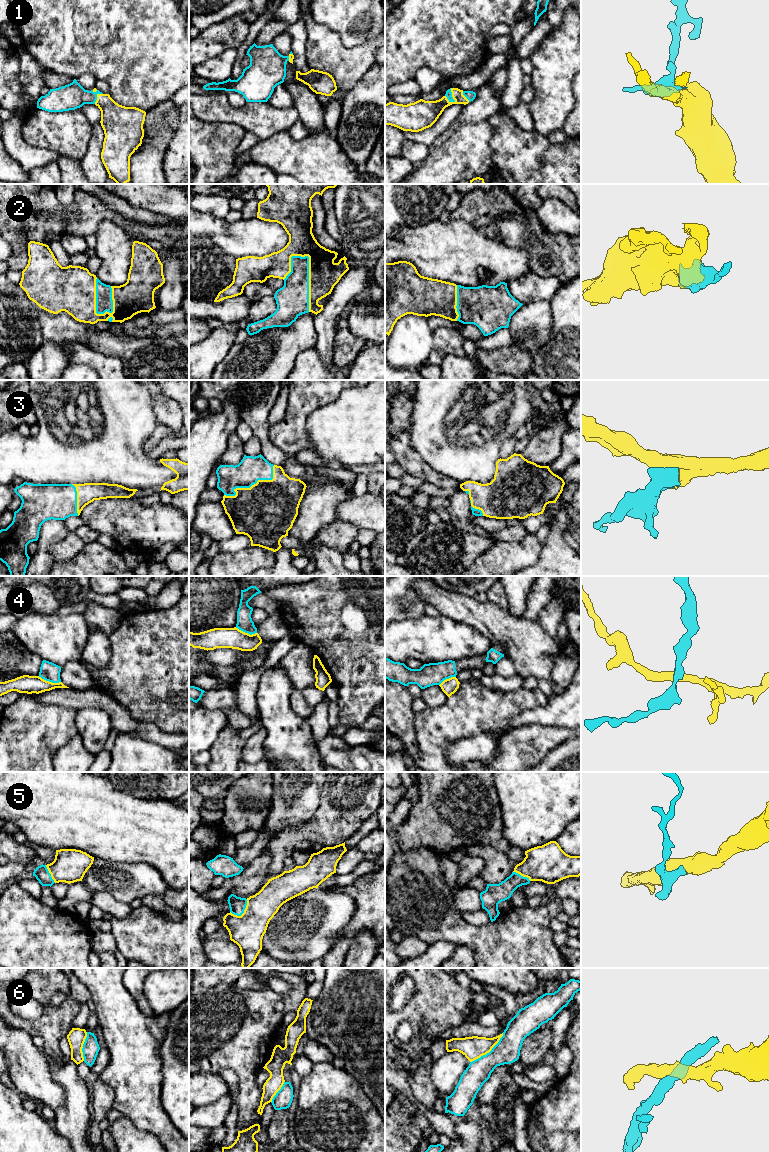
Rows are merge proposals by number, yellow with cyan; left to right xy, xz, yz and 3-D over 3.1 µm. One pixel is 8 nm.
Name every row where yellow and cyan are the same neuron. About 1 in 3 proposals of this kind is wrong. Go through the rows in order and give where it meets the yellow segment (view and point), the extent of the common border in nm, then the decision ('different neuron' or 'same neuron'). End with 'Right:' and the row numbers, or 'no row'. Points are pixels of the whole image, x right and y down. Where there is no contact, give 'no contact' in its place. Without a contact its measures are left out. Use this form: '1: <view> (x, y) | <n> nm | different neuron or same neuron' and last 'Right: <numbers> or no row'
1: yz (452, 95) | 120 nm | same neuron
2: xz (309, 276) | 480 nm | same neuron
3: xz (252, 485) | 480 nm | same neuron
4: xy (48, 681) | 190 nm | different neuron
5: xz (244, 912) | 180 nm | same neuron
6: yz (488, 1052) | 360 nm | different neuron
Right: 1, 2, 3, 5

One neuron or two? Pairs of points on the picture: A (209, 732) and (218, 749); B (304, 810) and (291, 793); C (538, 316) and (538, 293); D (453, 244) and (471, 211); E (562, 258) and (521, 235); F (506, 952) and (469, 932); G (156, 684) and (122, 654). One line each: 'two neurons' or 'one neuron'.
A: two neurons
B: one neuron
C: two neurons
D: two neurons
E: one neuron
F: one neuron
G: one neuron

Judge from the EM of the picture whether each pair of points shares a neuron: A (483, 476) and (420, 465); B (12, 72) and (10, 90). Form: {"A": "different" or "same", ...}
{"A": "different", "B": "same"}

